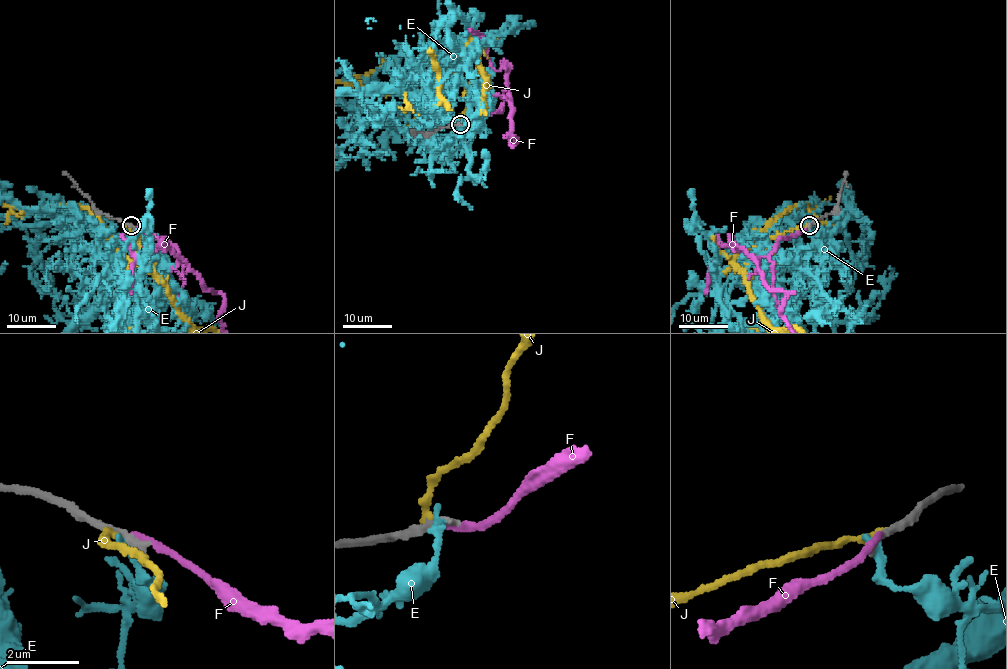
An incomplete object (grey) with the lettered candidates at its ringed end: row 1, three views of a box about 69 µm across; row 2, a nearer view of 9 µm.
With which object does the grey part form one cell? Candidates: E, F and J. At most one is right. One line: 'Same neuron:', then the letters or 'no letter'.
Same neuron: F

